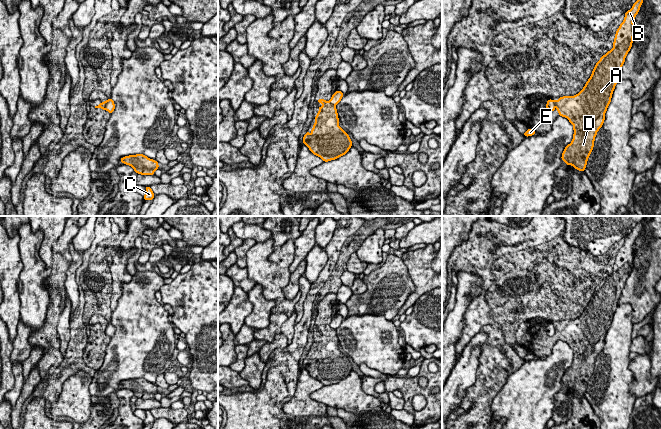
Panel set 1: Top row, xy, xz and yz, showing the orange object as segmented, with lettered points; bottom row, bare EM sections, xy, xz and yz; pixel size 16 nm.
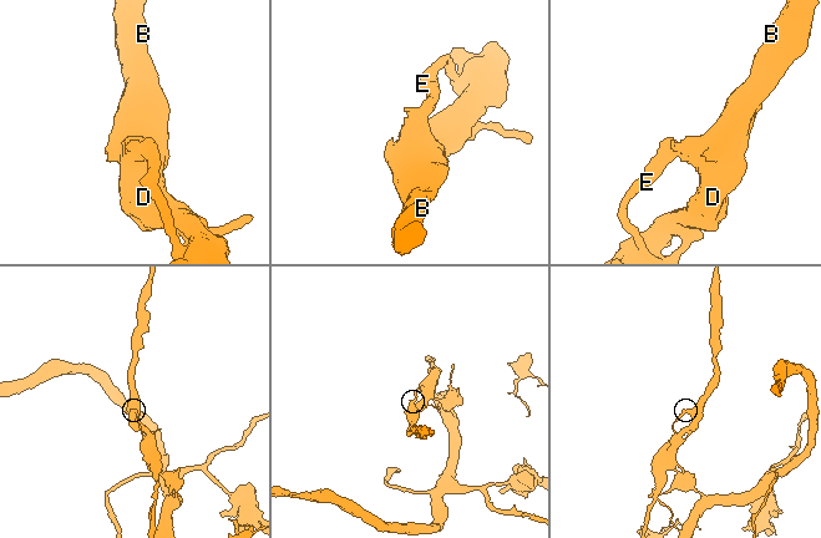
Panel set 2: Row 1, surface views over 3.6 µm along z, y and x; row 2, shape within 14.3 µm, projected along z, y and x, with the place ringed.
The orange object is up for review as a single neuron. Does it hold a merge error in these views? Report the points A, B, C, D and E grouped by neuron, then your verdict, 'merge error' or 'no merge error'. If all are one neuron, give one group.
groups A B D / C E; merge error

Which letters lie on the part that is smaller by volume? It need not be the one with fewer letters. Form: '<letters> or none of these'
A, B, D

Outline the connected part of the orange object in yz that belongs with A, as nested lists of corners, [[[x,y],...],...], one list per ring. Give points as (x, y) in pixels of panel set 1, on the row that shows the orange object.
[[[637,0],[632,8],[625,12],[623,22],[616,31],[613,48],[603,55],[595,64],[592,74],[583,89],[574,96],[562,96],[558,100],[553,100],[557,106],[559,116],[565,117],[573,125],[573,139],[568,144],[561,156],[568,166],[584,172],[588,158],[594,148],[594,141],[599,129],[603,126],[605,113],[611,102],[612,94],[617,84],[622,66],[630,51],[634,37],[634,19],[638,14],[643,0]]]

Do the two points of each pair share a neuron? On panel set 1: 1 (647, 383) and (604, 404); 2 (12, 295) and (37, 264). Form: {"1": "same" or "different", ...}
{"1": "different", "2": "different"}

